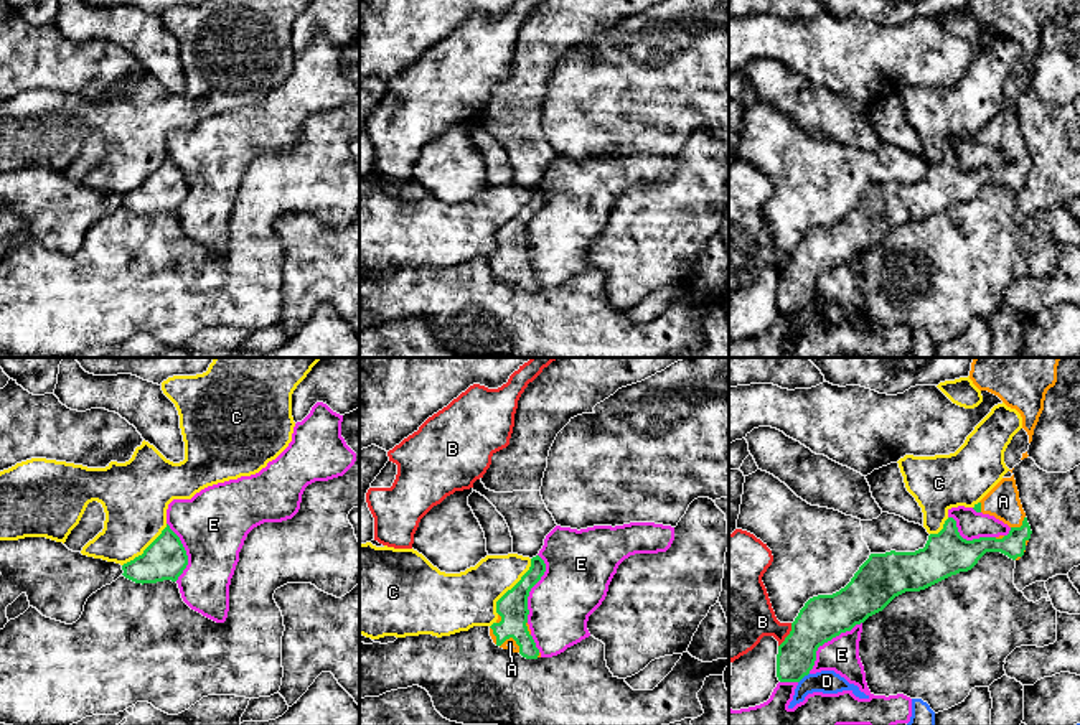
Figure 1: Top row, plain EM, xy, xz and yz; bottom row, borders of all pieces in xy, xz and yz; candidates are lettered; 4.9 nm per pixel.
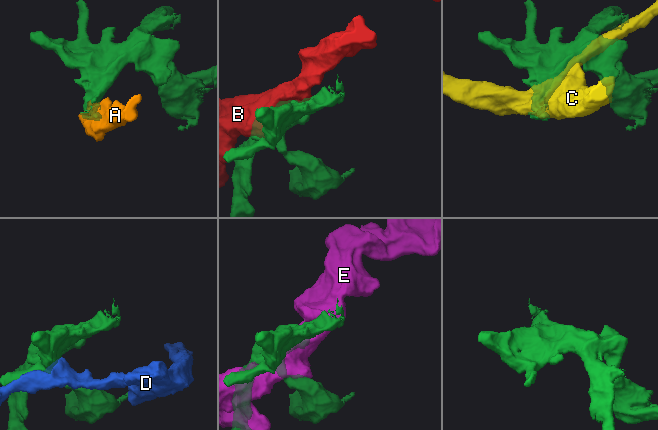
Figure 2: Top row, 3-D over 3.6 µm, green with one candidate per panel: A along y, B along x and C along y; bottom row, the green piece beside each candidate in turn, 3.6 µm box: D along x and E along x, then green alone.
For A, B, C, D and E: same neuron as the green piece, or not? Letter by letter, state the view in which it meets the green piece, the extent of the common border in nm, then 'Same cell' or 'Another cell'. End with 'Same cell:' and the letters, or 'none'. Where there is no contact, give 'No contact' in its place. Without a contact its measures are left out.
A: Touches green in xz. Shared border 110 nm. Same cell
B: Touches green in yz. Shared border 140 nm. Another cell
C: Touches green in xz. Shared border 320 nm. Another cell
D: Touches green in yz. Shared border 80 nm. Another cell
E: Touches green in yz. Shared border 360 nm. Another cell
Same cell: A

